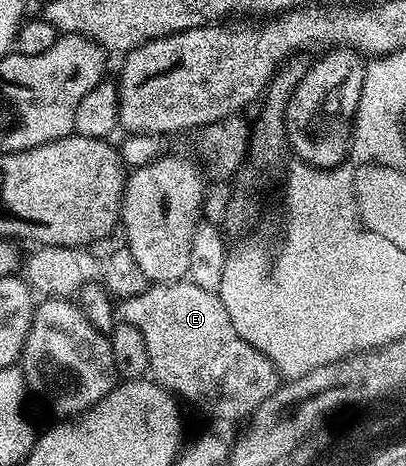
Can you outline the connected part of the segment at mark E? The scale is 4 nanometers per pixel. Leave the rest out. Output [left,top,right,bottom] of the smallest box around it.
[119,279,279,421]

